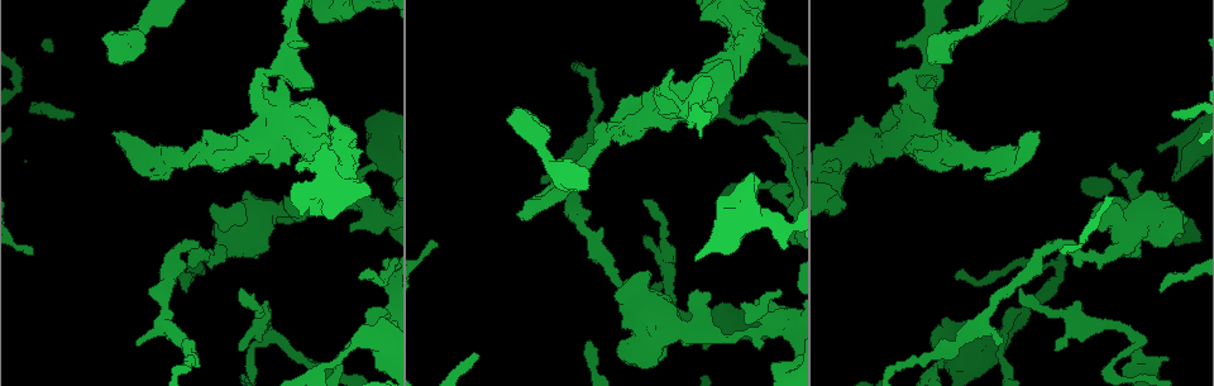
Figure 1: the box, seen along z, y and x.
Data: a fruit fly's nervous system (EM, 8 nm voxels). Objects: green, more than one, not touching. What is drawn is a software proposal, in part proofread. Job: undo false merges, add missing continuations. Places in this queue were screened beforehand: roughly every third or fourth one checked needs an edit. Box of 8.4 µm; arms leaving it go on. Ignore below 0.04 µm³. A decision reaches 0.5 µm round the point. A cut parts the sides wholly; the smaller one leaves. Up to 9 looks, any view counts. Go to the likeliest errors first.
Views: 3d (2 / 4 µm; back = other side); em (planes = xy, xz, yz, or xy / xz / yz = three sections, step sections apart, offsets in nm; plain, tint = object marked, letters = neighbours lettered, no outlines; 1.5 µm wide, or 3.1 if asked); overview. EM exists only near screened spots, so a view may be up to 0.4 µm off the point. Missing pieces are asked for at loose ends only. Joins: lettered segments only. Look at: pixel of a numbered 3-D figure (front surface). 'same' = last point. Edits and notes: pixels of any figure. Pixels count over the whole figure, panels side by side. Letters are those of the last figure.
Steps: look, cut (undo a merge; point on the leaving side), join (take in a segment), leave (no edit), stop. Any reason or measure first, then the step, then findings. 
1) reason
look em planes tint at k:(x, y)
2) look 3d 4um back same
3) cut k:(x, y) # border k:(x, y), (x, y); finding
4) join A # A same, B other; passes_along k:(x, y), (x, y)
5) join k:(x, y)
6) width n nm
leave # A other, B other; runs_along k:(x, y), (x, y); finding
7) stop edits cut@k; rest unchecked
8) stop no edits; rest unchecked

look 3d 2um back at 1:(286, 70)

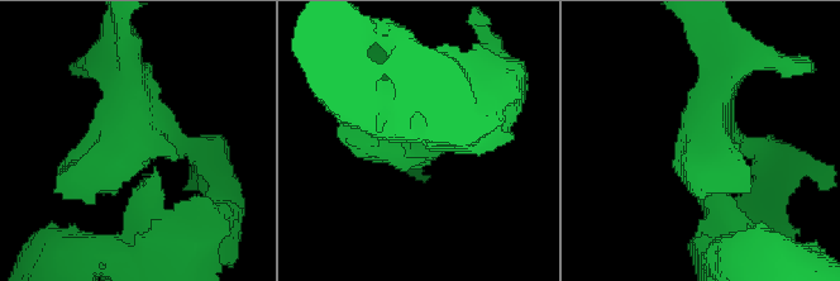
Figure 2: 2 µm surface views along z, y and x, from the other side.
look em planes tint at 2:(706, 141)

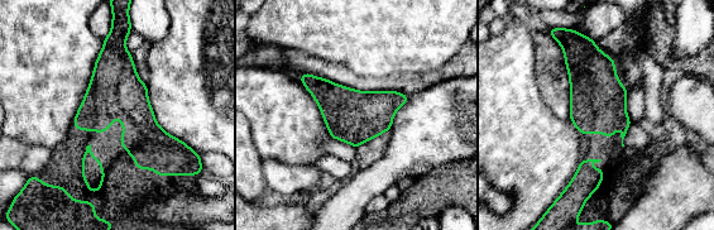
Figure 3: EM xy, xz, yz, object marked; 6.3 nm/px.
look em planes letters same

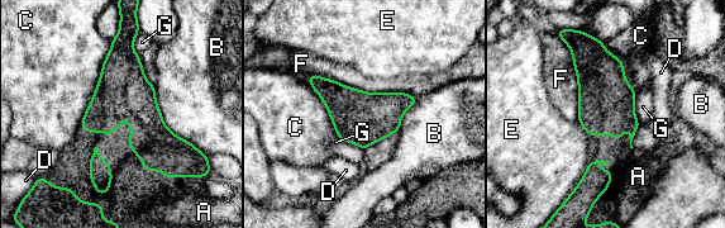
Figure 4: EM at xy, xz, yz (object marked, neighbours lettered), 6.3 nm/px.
leave # A other, B other, C other, D other, E other, F other, G other; border 4:(591, 160), (580, 183), (570, 195); all the same neuron

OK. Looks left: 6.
look em planes letters at 1:(699, 336)

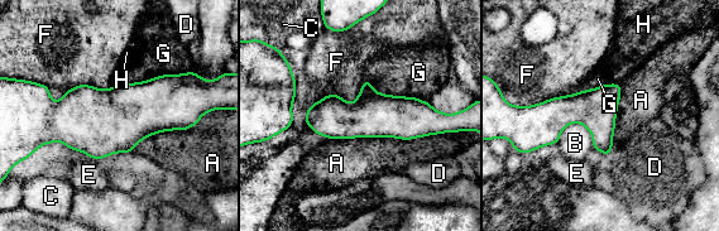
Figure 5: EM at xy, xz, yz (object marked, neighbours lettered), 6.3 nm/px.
leave # A other, B other, C other, D other, E other, F other, G other, H other; runs_along 5:(308, 114), (324, 118), (432, 119); one neuron here

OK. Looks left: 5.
branch stops here
look em yz step 8 tint at 1:(543, 182)

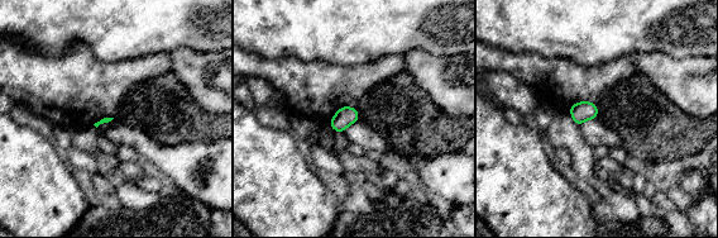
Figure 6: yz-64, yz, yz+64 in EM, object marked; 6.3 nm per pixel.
another direction
look em planes letters same

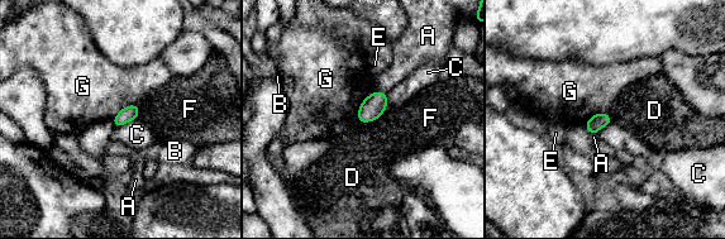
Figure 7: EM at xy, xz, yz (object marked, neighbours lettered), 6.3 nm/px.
width 100 nm
leave # A other, B other, C other, D other, E other, F other, G other; border 7:(380, 115), (372, 120), (358, 123); no lettered segment goes on from it

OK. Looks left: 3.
free end
look em planes letters at 1:(552, 182)

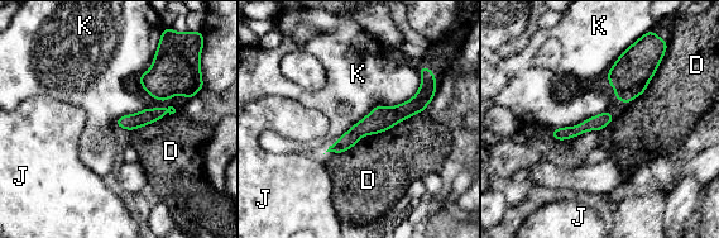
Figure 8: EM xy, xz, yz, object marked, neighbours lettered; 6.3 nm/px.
longest_contact K 800 nm
leave # D other, J other, K other; none of them fits

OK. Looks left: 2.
stop no edits; rest unchecked

